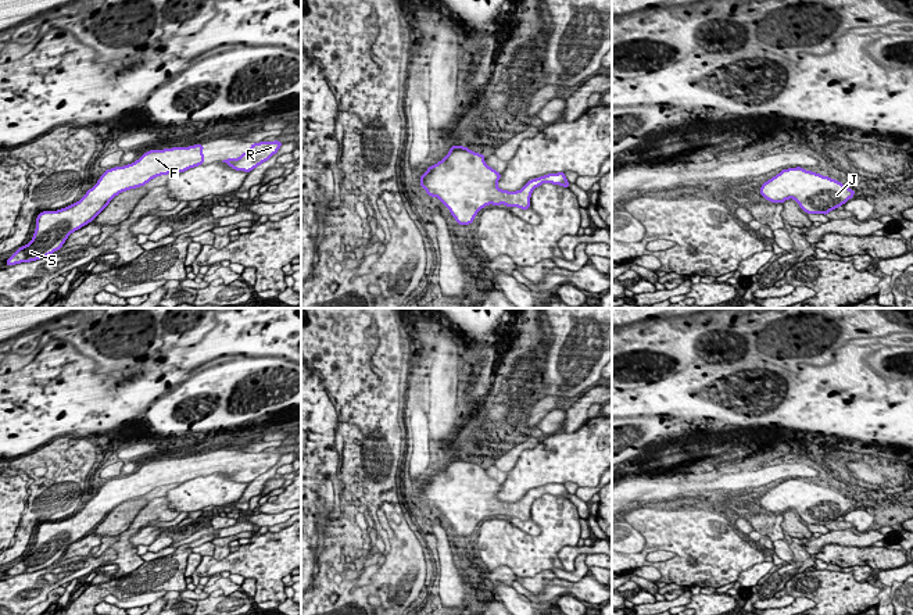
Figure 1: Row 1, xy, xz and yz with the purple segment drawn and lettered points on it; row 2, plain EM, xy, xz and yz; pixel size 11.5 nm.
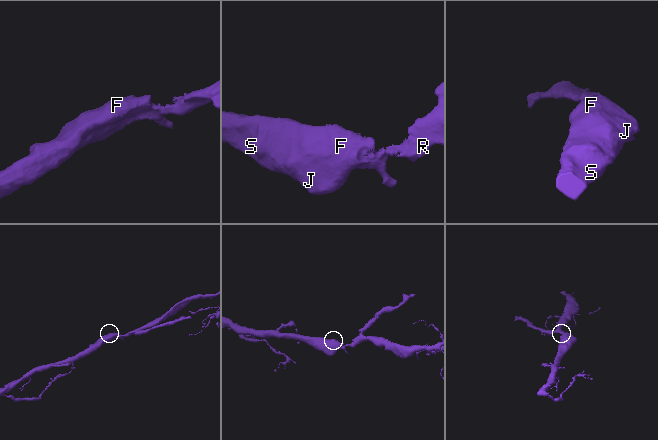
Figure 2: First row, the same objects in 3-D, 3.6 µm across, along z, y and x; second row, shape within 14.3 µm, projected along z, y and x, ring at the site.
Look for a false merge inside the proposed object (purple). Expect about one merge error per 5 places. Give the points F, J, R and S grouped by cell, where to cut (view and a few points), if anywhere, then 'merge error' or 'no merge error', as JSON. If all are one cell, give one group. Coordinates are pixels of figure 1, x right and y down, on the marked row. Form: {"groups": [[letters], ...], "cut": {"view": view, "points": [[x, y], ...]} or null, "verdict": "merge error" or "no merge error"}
{"groups": [["F", "J", "R", "S"]], "cut": null, "verdict": "no merge error"}

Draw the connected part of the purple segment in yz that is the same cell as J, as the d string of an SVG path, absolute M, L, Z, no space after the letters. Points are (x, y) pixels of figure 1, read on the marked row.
M802 167L783 169L760 186L760 194L771 203L794 199L806 214L828 215L855 196L841 182Z

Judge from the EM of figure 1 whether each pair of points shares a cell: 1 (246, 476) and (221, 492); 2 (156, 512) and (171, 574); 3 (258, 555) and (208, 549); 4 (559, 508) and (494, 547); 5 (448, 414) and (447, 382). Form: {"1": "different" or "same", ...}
{"1": "different", "2": "different", "3": "different", "4": "same", "5": "same"}

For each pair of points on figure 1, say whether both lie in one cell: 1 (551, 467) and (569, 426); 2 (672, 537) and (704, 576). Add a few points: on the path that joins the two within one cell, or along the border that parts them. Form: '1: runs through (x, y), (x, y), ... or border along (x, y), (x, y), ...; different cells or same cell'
1: border along (580, 425), (572, 432), (559, 433); different cells
2: runs through (672, 549), (672, 553), (693, 574); same cell

